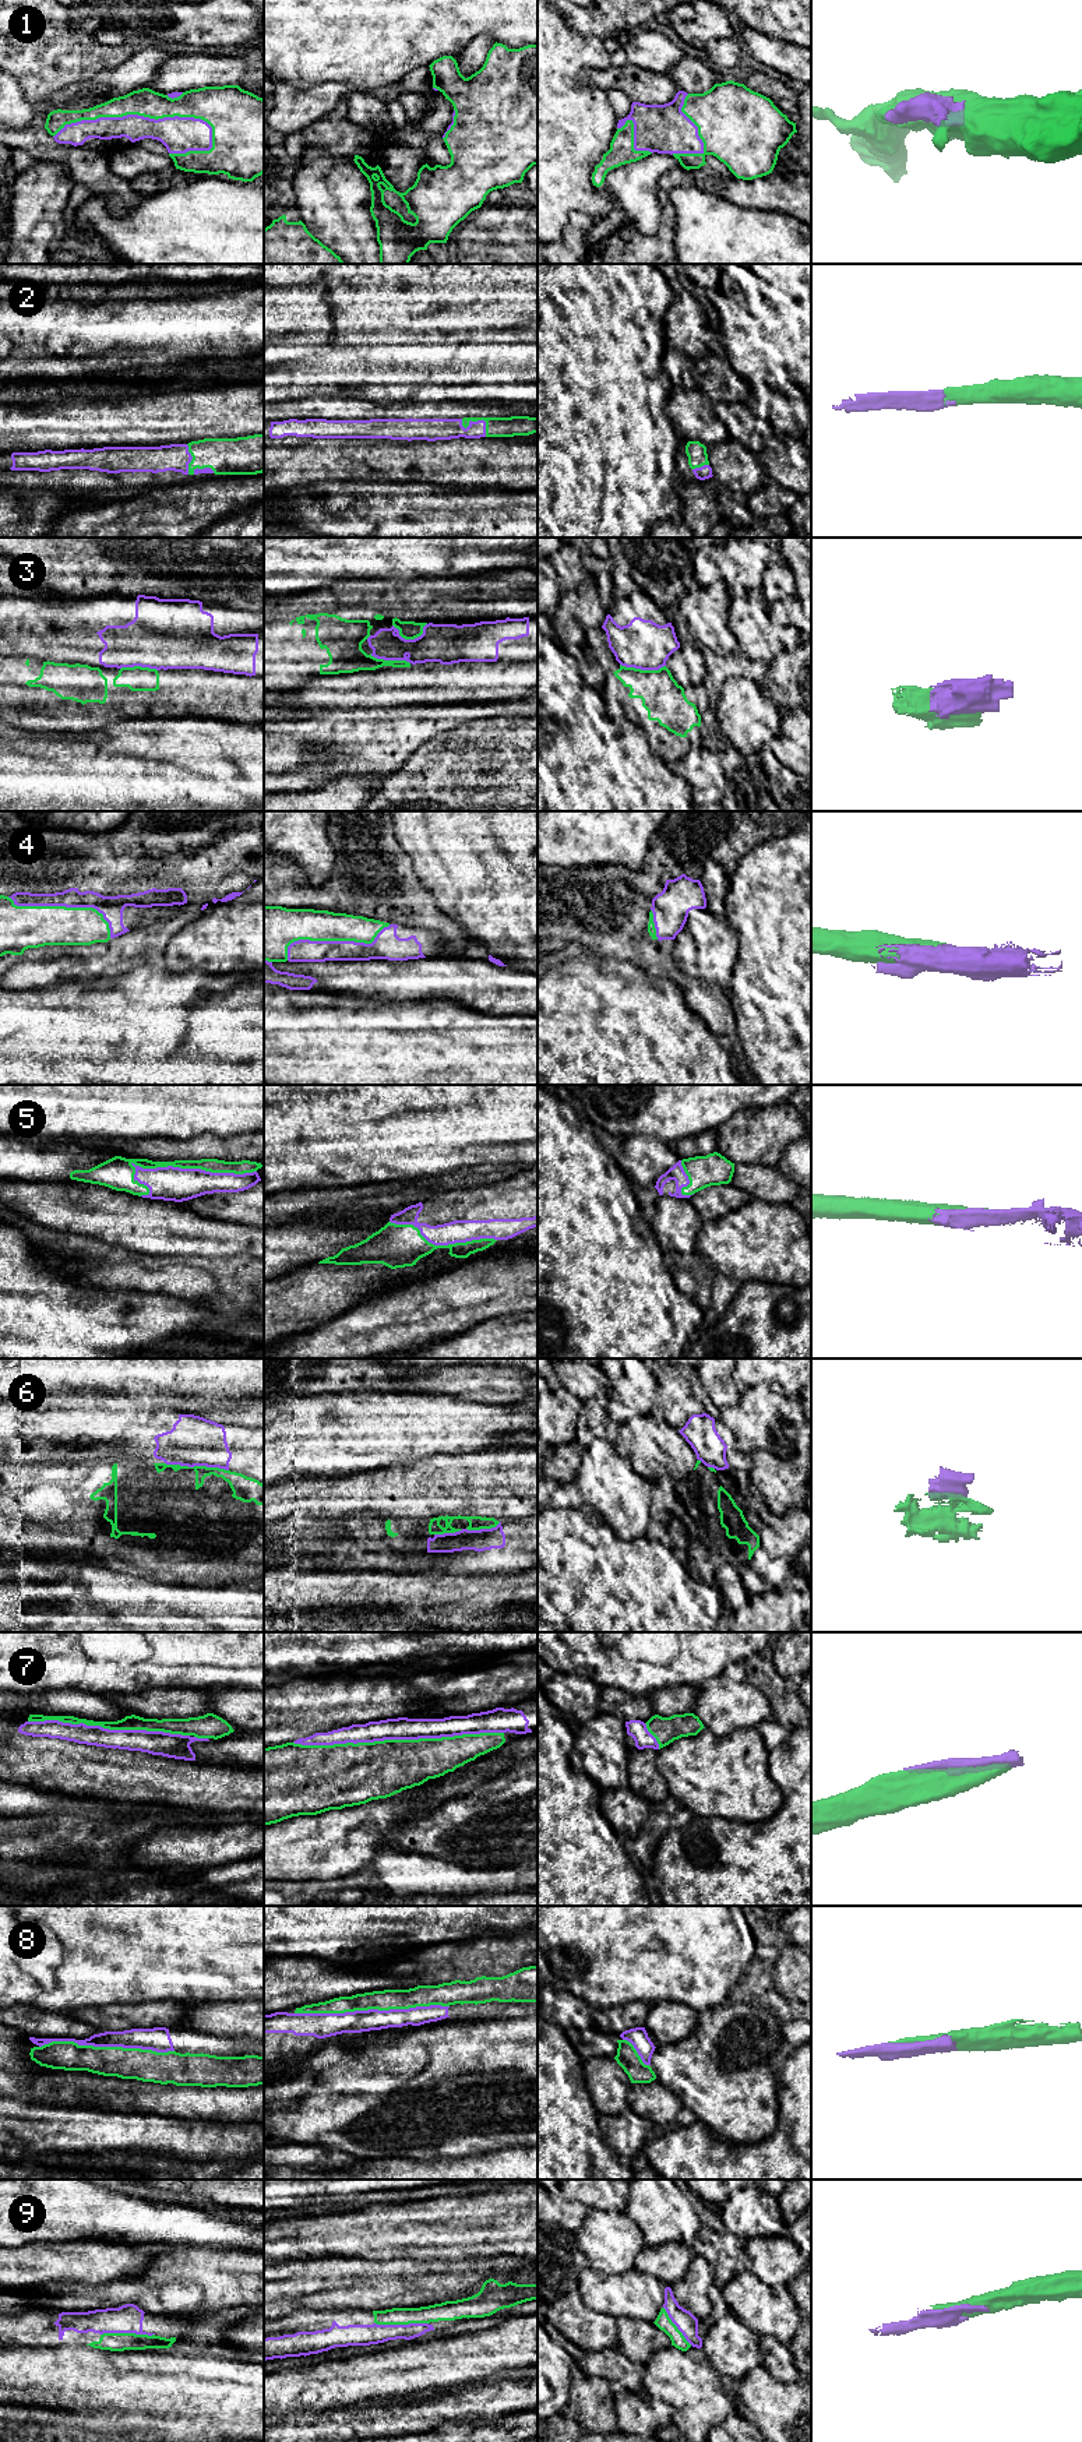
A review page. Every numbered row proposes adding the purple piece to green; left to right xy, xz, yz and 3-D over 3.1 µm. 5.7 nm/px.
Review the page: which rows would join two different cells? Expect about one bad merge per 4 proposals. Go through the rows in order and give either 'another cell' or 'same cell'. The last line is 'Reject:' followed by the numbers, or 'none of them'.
1: same cell
2: same cell
3: another cell
4: same cell
5: same cell
6: another cell
7: same cell
8: same cell
9: same cell
Reject: 3, 6

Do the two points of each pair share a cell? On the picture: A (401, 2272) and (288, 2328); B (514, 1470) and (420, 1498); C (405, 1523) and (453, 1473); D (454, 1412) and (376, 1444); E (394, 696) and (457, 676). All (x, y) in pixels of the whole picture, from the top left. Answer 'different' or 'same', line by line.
A: different
B: same
C: different
D: same
E: same

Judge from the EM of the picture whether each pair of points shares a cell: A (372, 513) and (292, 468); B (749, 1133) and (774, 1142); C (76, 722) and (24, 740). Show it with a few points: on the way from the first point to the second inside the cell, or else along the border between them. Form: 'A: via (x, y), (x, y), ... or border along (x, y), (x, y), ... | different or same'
A: border along (348, 479), (324, 479), (284, 487) | different
B: via (754, 1138), (768, 1138) | same
C: border along (18, 728), (34, 732), (62, 733) | different

